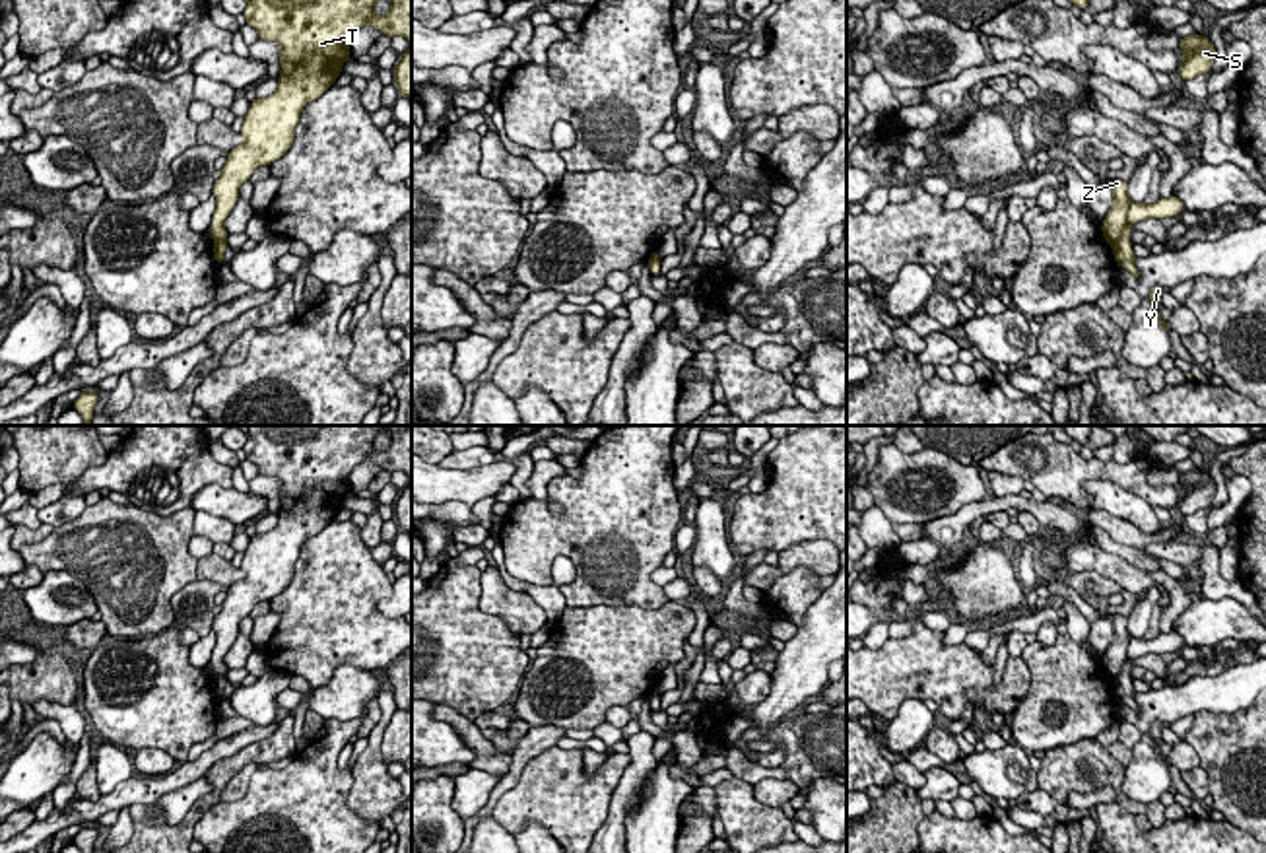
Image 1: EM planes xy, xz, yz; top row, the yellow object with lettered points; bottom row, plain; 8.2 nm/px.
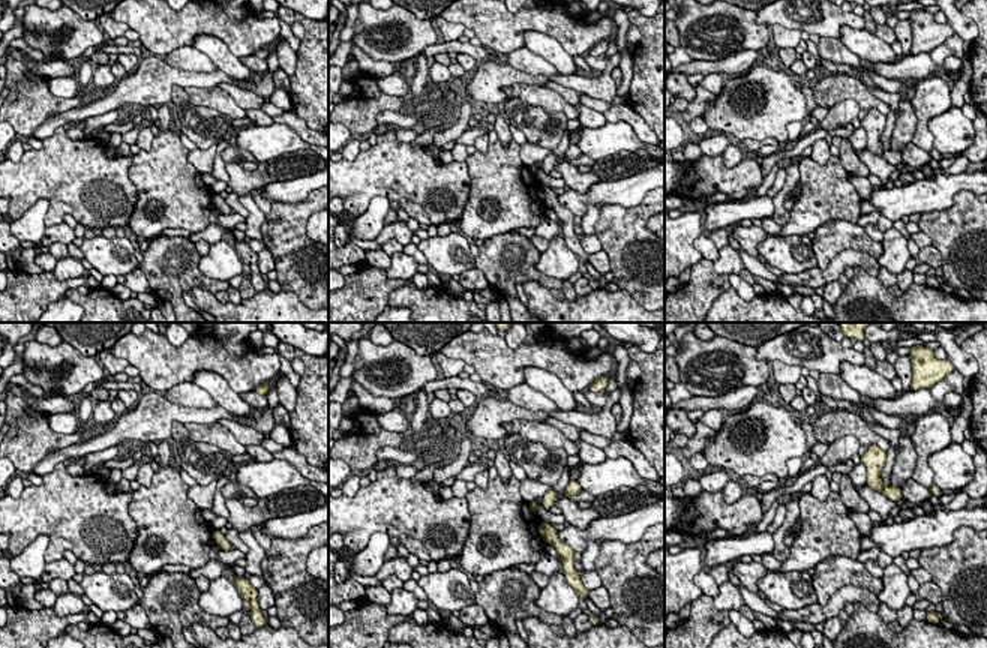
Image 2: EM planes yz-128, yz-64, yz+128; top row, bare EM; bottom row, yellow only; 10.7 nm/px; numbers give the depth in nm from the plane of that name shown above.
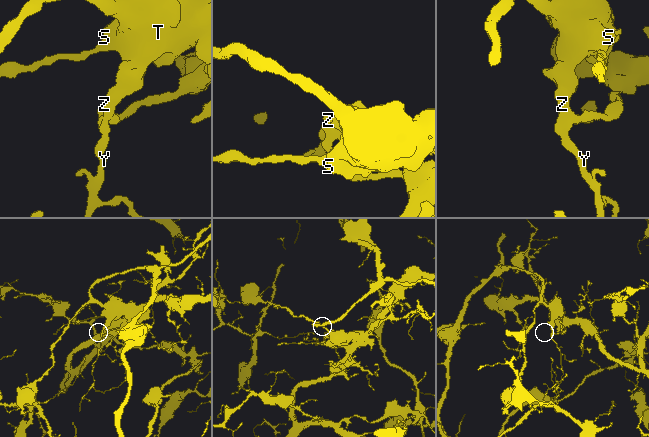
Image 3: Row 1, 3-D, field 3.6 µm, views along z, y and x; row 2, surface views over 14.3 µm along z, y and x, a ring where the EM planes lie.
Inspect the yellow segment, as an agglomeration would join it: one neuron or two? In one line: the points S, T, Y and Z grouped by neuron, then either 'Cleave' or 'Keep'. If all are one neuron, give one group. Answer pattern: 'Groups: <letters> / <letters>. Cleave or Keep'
Groups: S T Z / Y. Cleave

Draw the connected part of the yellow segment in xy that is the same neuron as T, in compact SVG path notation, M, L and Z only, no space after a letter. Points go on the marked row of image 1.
M247 0L245 21L258 31L258 39L280 45L282 72L270 97L250 101L241 126L245 142L225 154L221 177L214 183L214 241L229 235L223 223L239 200L239 187L293 146L303 107L334 85L344 62L351 58L351 35L369 21L381 35L402 35L412 43L412 0L390 0L386 16L377 16L375 4L377 0Z

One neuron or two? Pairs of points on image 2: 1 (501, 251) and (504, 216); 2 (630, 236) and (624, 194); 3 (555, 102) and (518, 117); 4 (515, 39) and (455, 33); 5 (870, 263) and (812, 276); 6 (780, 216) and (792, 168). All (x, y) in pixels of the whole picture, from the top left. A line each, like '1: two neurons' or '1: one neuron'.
1: two neurons
2: two neurons
3: two neurons
4: two neurons
5: one neuron
6: one neuron

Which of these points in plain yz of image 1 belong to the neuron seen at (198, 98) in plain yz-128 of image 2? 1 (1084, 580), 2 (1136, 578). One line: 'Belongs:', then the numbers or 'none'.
Belongs: 2

